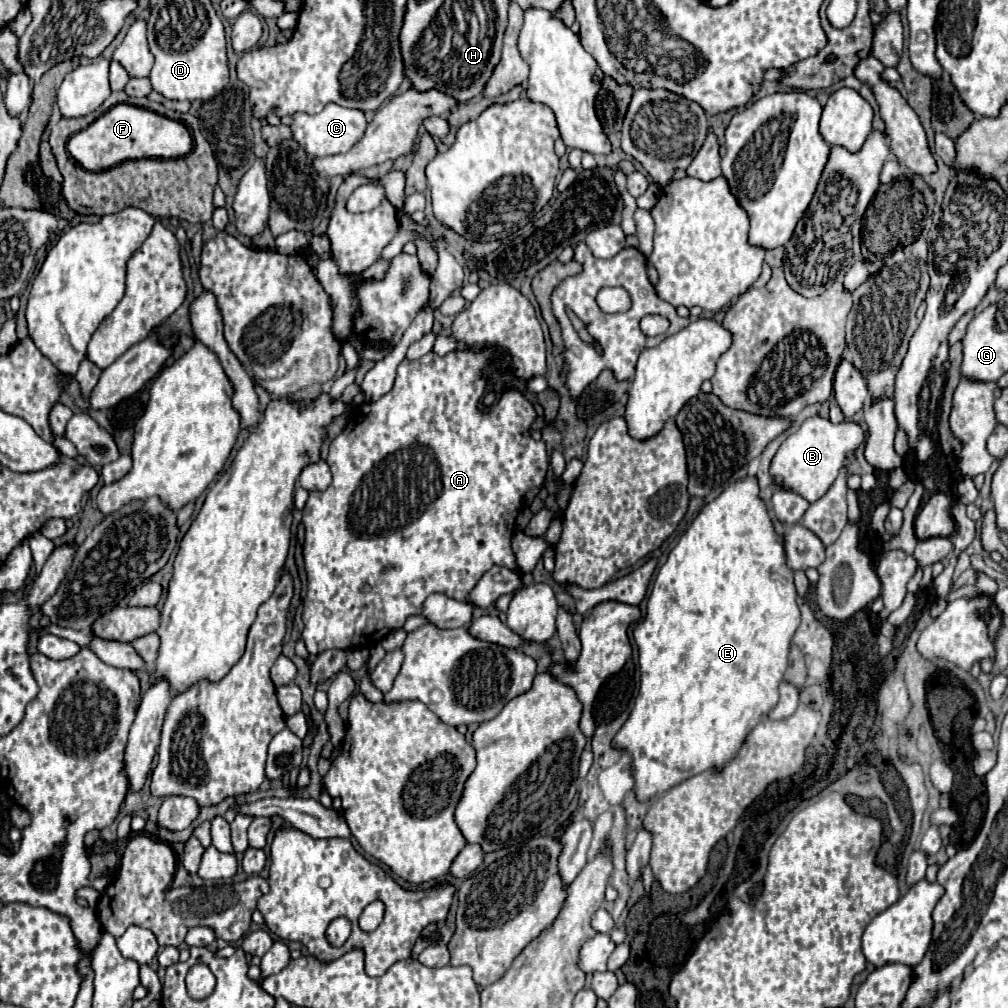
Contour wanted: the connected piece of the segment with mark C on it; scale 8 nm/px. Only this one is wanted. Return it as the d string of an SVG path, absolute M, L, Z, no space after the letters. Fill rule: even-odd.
M330 104L320 114L314 114L314 116L298 112L298 114L294 114L294 124L292 124L294 140L314 158L348 152L364 136L364 132L366 132L364 112L352 110L352 108L342 108L338 104Z

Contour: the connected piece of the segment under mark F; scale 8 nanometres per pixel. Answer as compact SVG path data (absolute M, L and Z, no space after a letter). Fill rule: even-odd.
M116 104L86 130L74 134L66 144L68 154L88 172L102 172L126 160L180 158L192 150L192 136L182 122L164 118L152 110L132 104Z

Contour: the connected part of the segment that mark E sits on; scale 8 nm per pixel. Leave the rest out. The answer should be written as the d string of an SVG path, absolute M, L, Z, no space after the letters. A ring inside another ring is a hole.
M746 476L736 482L732 482L718 498L714 498L710 504L706 504L700 514L694 518L690 528L682 534L676 548L668 554L666 564L658 570L658 576L654 580L650 598L648 598L648 614L646 618L634 628L634 640L640 654L640 694L636 698L636 706L626 720L626 724L620 728L612 744L616 748L628 750L632 754L632 766L636 776L636 798L638 800L650 800L658 794L670 790L672 786L680 784L682 780L704 772L710 766L722 766L730 758L736 756L738 748L742 746L748 732L762 720L762 714L768 714L776 700L778 700L778 684L782 682L784 670L788 666L788 650L792 636L796 628L800 626L800 610L796 604L796 588L794 588L794 572L786 564L786 552L784 552L784 536L776 534L770 512L766 502L760 498L760 486L756 476Z

